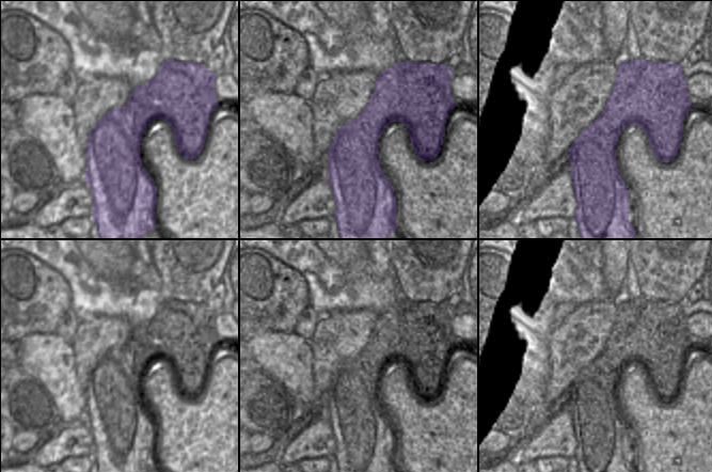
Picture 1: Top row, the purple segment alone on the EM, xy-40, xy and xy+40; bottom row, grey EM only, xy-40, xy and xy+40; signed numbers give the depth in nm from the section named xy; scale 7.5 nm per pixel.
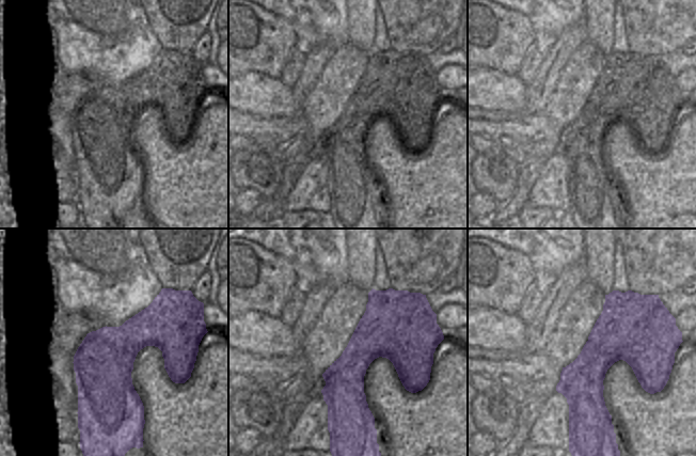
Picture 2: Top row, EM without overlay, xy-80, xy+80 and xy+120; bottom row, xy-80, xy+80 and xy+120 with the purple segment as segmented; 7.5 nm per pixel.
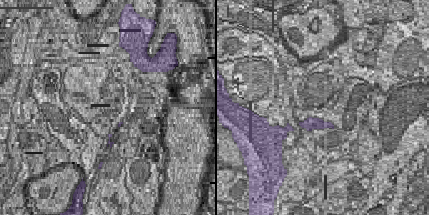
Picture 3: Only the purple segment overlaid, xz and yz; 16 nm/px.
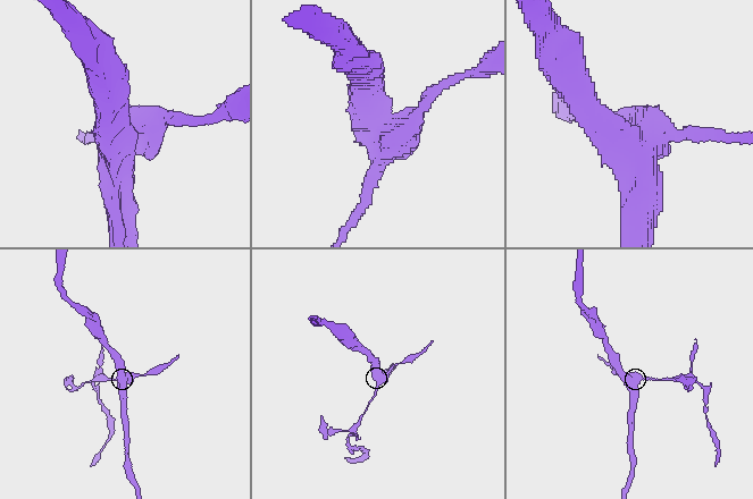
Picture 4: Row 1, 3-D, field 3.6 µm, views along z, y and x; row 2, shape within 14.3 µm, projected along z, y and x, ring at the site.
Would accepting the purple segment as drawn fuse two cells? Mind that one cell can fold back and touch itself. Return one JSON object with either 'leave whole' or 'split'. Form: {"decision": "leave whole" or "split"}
{"decision": "split"}

